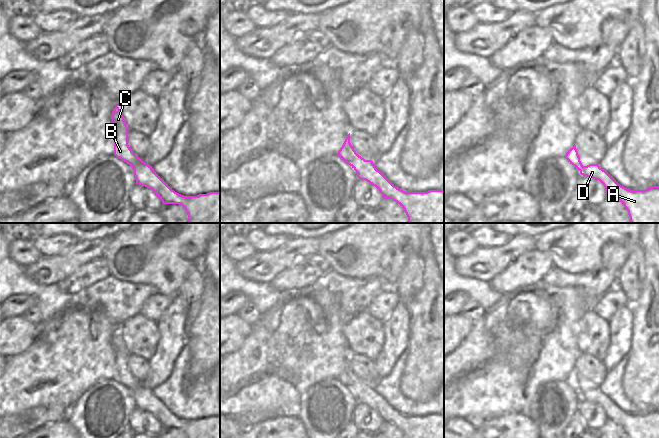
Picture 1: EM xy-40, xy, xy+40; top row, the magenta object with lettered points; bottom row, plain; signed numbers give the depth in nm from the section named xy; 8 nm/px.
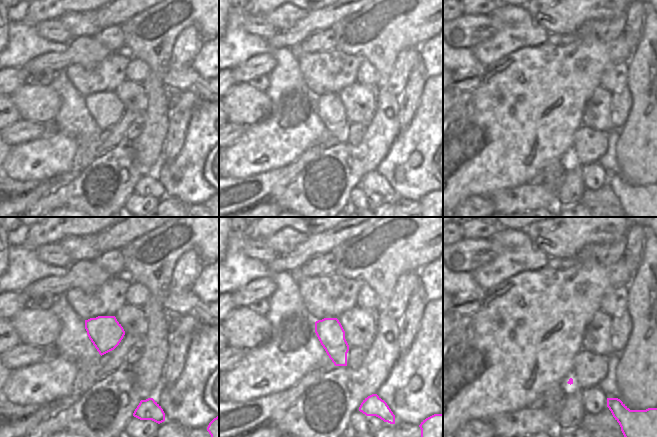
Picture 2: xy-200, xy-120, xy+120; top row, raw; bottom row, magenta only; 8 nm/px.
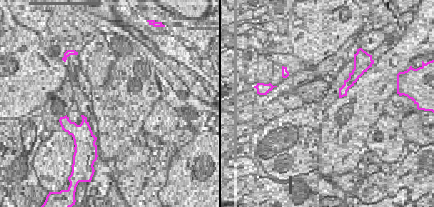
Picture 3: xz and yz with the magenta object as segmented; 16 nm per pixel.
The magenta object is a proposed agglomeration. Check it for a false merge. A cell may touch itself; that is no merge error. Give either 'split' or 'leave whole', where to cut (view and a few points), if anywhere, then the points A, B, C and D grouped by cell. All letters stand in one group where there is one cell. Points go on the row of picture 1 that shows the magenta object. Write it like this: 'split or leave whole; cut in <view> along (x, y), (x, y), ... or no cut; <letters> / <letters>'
leave whole; no cut; A B C D

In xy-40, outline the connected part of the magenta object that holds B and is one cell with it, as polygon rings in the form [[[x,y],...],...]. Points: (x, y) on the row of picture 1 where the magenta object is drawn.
[[[118,107],[111,115],[114,127],[114,155],[129,164],[136,184],[154,191],[163,204],[179,204],[188,215],[188,223],[220,223],[220,191],[183,196],[175,192],[153,169],[143,162],[128,145],[128,127]]]

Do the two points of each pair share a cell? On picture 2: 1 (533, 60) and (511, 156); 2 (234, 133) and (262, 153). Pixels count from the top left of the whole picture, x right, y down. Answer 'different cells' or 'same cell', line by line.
1: same cell
2: different cells

